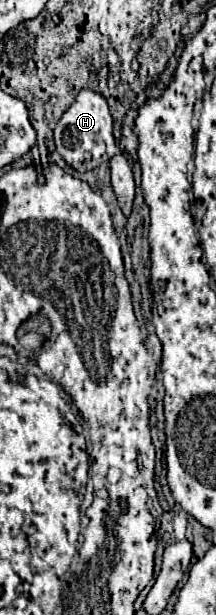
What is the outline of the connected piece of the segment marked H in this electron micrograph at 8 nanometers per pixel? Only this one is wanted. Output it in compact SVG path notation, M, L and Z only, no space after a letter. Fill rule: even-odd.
M83 89L77 95L75 103L63 113L61 121L55 127L55 147L67 165L71 165L75 171L83 173L83 171L89 171L89 169L95 169L101 165L101 159L93 159L93 155L91 155L91 151L97 143L107 145L105 157L117 153L117 145L113 139L113 119L109 115L107 101L99 93L95 93L91 89Z

